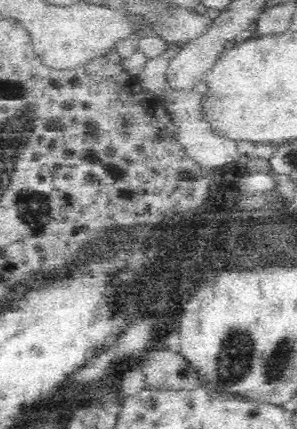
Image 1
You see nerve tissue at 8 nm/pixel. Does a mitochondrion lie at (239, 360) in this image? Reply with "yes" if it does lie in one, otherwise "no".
yes

